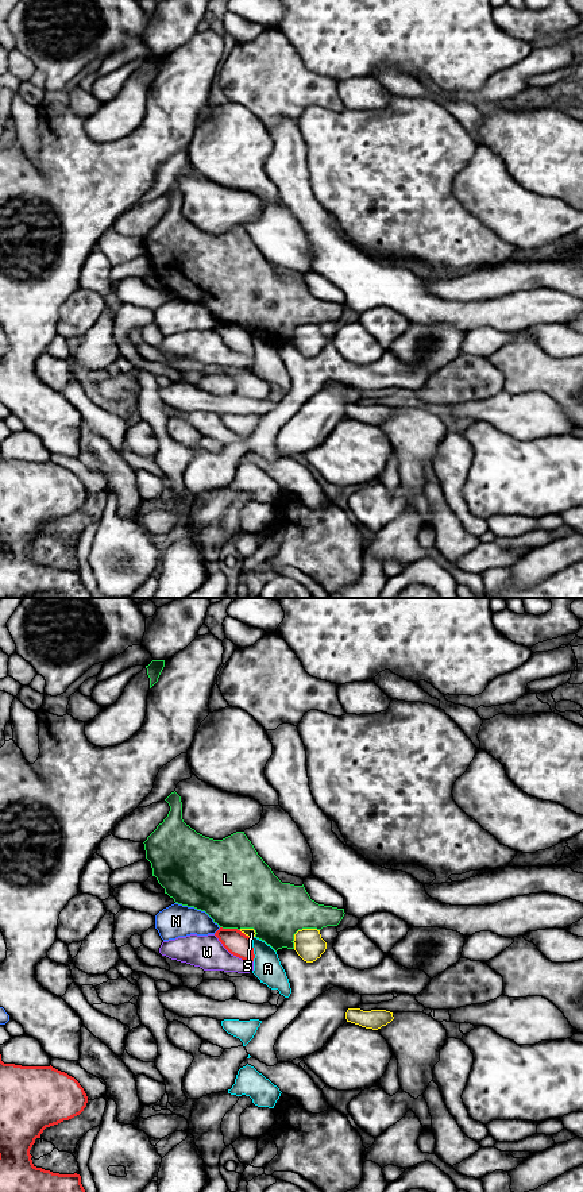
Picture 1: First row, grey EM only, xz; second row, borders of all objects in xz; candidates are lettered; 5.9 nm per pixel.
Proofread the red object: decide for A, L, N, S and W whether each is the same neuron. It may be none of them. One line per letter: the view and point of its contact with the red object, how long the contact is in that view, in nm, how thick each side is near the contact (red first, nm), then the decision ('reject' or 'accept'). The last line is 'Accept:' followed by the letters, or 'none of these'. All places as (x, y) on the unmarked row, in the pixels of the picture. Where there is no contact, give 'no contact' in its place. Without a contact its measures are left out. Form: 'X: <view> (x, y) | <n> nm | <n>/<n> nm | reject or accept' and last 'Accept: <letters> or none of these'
A: xz (253, 344) | 140 nm | 140/170 nm | reject
L: xz (230, 324) | 120 nm | 140/460 nm | reject
N: xz (217, 326) | 60 nm | 140/190 nm | reject
S: xz (244, 330) | 90 nm | 140/50 nm | reject
W: xz (232, 348) | 280 nm | 140/200 nm | reject
Accept: none of these

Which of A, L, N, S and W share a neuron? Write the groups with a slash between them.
A / L / N / S / W

